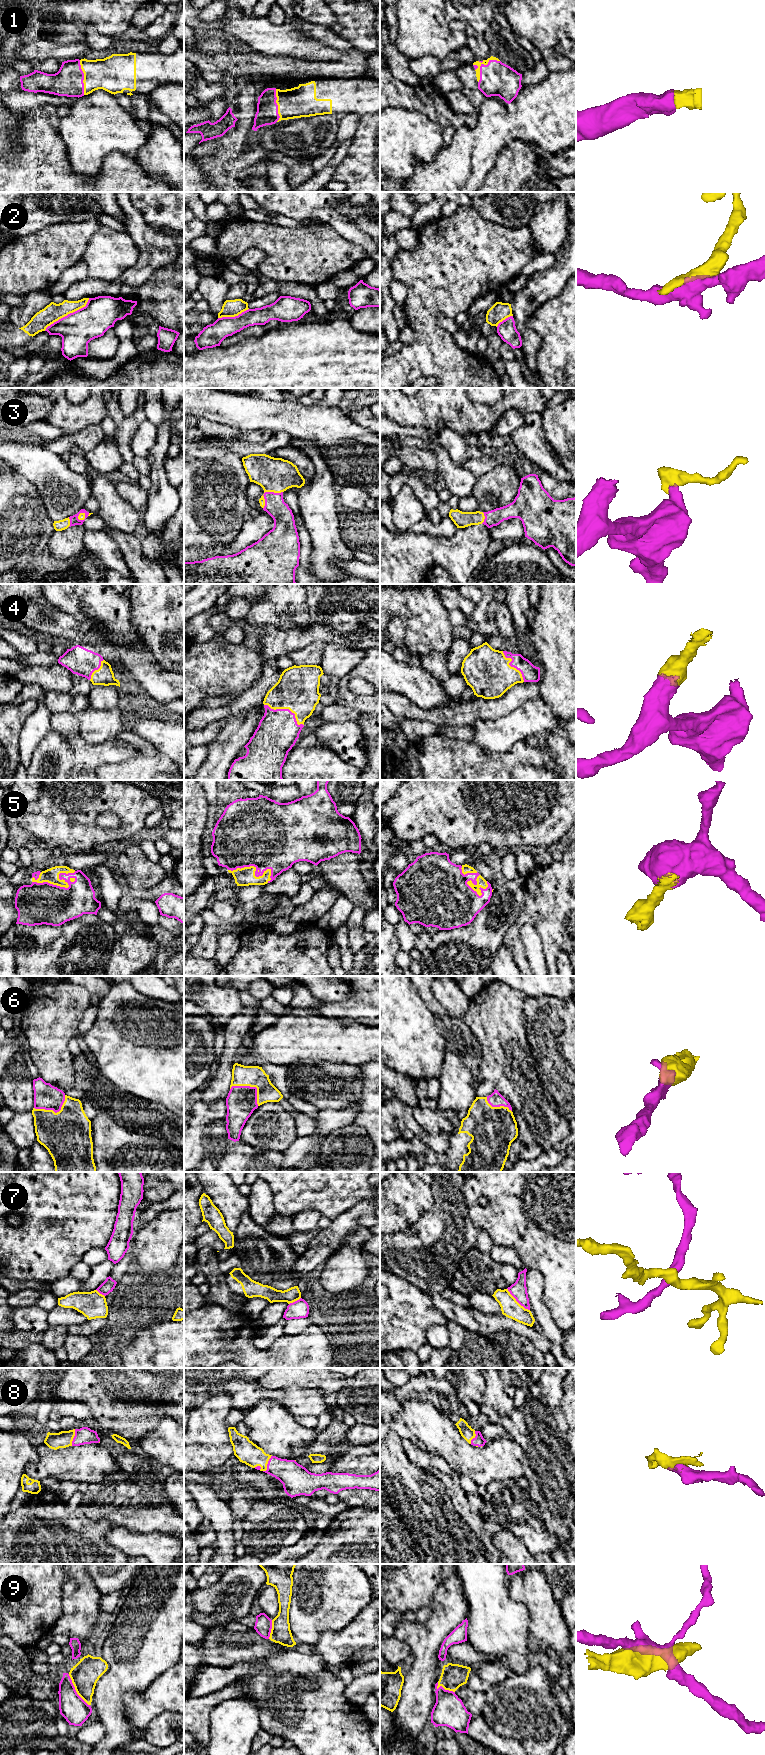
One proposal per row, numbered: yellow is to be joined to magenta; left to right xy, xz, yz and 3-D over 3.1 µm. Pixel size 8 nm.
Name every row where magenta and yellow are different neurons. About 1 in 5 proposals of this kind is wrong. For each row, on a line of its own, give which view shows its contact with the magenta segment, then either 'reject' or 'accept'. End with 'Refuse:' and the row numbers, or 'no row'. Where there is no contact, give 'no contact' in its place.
1: contact in yz; accept
2: contact in xy; reject
3: contact in xz; accept
4: contact in xz; accept
5: contact in xy; accept
6: contact in xz; accept
7: contact in yz; reject
8: contact in xz; accept
9: contact in xy; reject
Refuse: 2, 7, 9

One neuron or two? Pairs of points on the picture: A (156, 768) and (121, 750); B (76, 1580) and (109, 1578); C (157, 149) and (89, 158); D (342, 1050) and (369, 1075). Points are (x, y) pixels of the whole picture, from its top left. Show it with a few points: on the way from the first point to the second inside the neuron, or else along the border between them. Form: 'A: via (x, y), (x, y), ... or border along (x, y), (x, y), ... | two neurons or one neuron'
A: border along (138, 751), (132, 757), (120, 762), (111, 763) | two neurons
B: border along (88, 1574), (101, 1596) | two neurons
C: border along (147, 135), (147, 141), (135, 153) | two neurons
D: border along (369, 1060), (357, 1065) | two neurons

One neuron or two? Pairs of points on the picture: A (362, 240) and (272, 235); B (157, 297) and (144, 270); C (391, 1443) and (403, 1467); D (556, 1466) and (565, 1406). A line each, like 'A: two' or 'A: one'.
A: two
B: two
C: one
D: two

